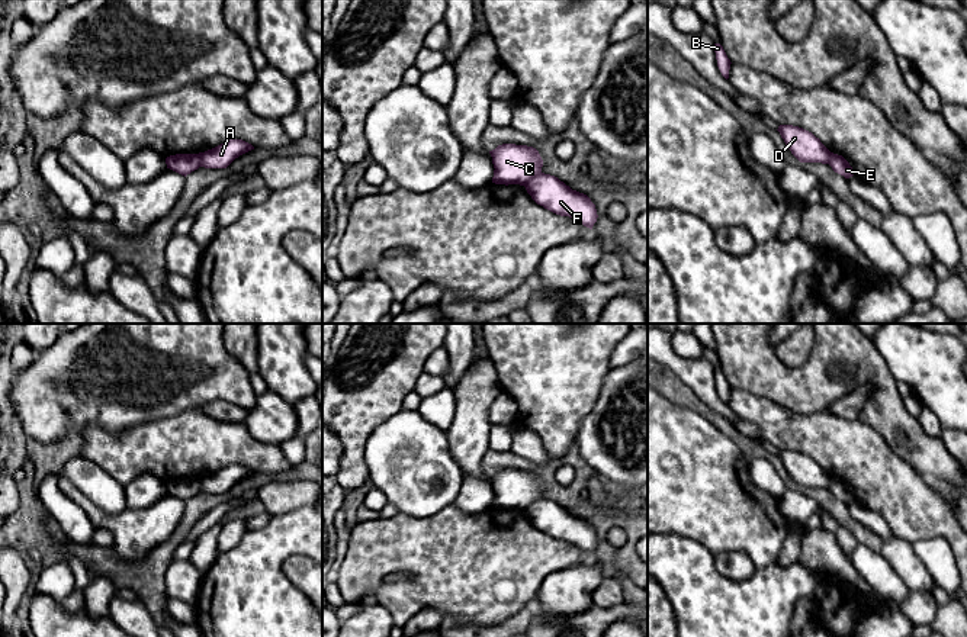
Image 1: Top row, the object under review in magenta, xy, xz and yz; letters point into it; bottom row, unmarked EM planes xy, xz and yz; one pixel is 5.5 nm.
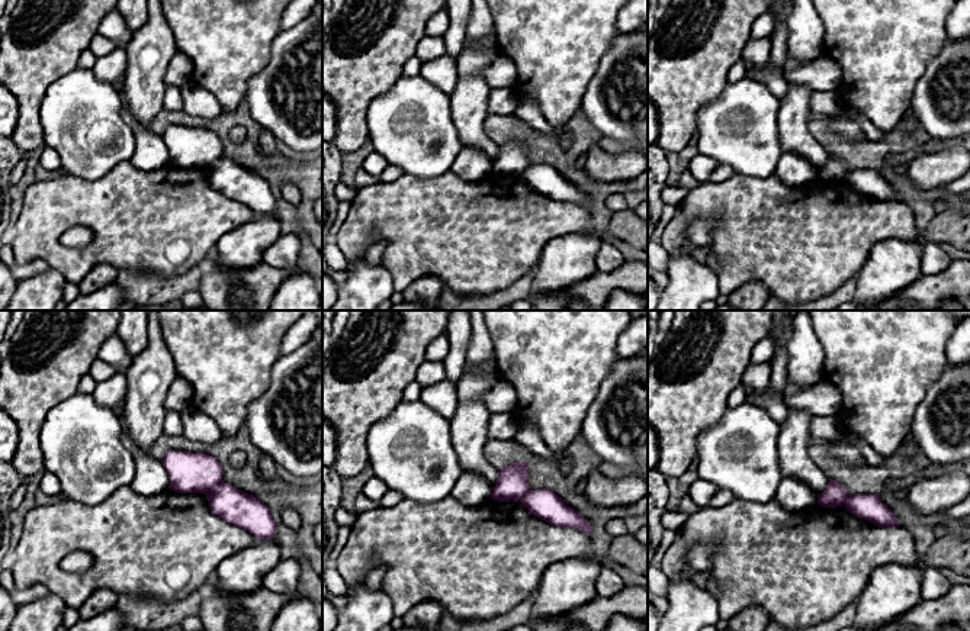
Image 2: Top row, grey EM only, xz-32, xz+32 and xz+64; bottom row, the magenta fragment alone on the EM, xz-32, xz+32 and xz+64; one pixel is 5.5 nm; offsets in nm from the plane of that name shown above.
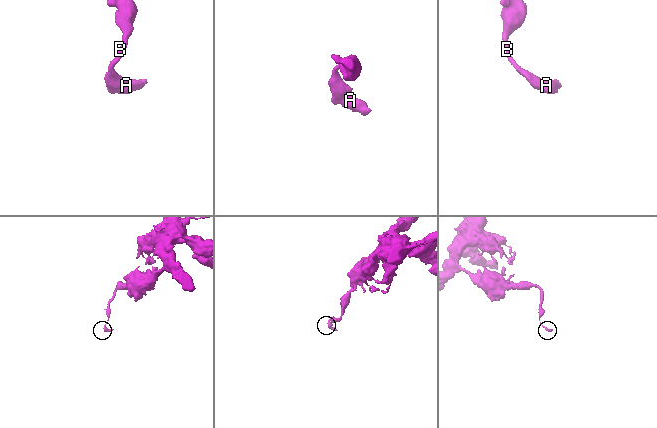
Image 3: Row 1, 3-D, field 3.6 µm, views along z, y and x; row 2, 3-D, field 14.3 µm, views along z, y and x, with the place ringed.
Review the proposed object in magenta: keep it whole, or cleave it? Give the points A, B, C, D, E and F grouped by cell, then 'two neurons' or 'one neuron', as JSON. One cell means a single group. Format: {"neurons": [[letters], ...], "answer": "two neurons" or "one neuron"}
{"neurons": [["A", "E", "F"], ["B", "C", "D"]], "answer": "two neurons"}

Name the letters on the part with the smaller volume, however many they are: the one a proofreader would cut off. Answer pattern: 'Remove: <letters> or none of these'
Remove: A, E, F

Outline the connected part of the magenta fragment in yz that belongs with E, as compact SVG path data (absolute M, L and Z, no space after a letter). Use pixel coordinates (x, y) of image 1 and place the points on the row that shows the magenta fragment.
M831 152L828 164L832 167L835 173L844 176L845 178L849 178L854 176L852 167L842 155Z

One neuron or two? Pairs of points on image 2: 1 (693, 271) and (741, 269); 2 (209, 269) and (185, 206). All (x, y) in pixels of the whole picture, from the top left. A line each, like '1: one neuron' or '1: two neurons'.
1: two neurons
2: two neurons

